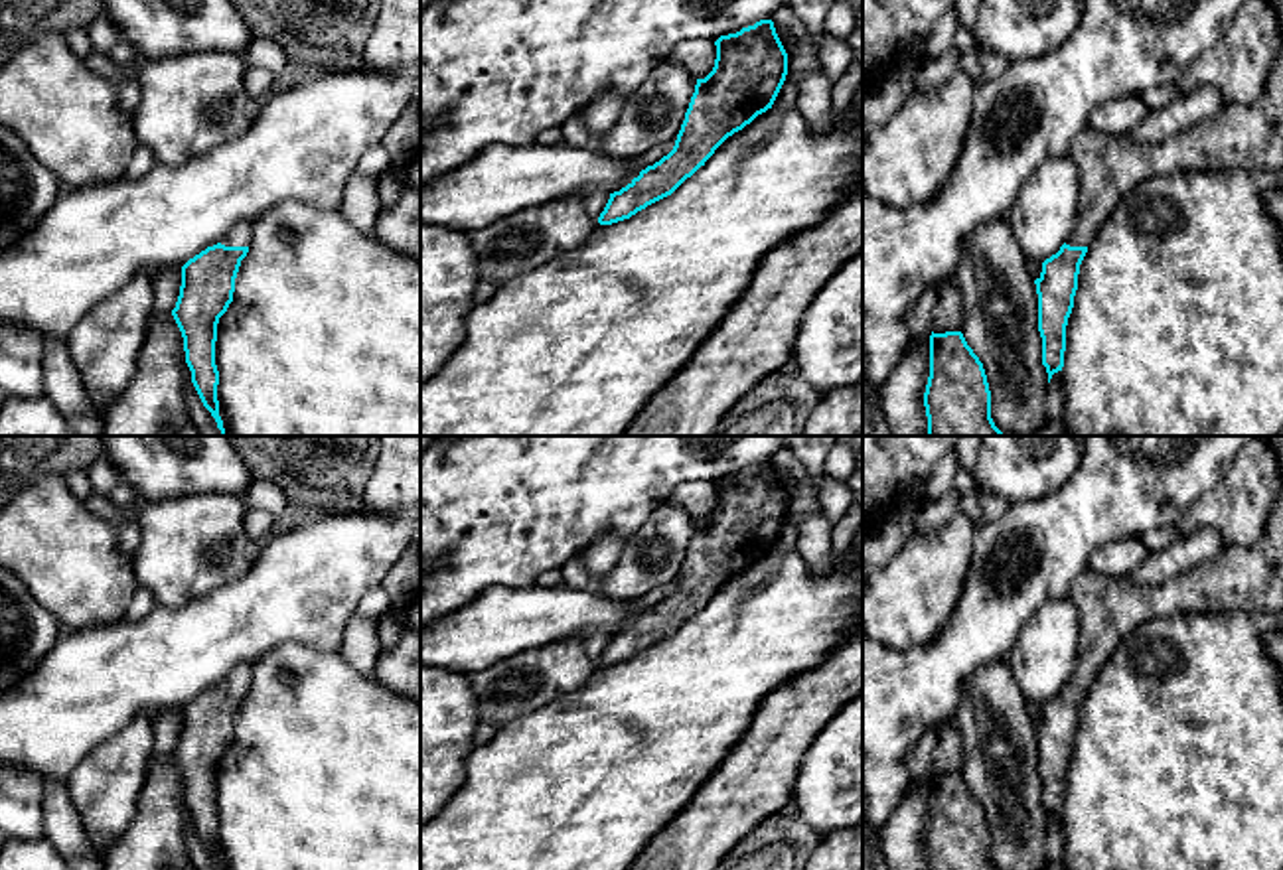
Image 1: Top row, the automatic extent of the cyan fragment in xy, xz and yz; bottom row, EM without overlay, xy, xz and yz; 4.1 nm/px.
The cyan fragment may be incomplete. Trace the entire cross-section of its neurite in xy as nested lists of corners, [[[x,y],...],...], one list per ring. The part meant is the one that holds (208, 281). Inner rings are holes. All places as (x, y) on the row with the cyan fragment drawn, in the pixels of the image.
[[[235,225],[217,245],[182,266],[182,286],[172,316],[184,337],[191,383],[225,436],[219,416],[215,341],[219,318],[233,302],[235,278],[253,241],[251,225]]]

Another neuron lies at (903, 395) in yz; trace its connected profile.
[[[930,339],[916,341],[880,389],[892,436],[926,436],[924,393],[930,377]]]

